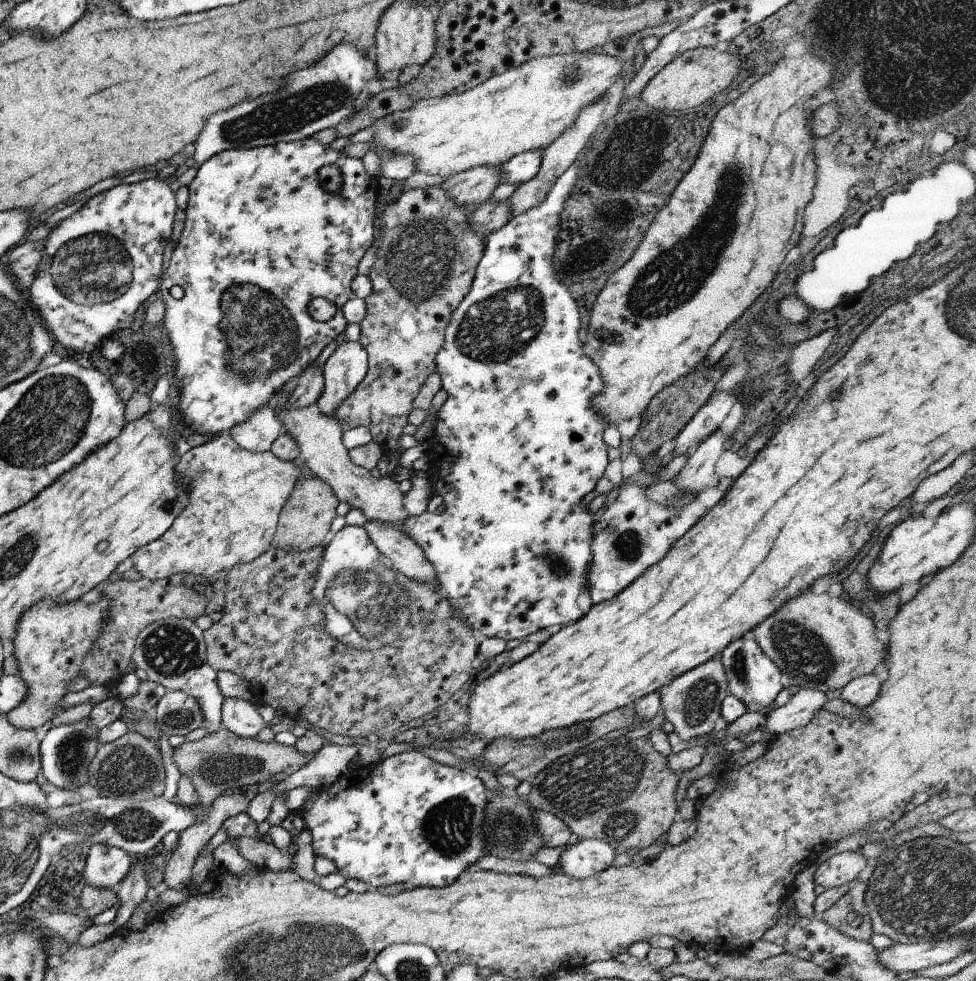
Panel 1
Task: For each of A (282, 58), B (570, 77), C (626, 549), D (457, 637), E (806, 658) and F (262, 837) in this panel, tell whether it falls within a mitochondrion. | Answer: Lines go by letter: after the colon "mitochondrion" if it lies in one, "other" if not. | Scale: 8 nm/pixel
A: other
B: mitochondrion
C: mitochondrion
D: mitochondrion
E: mitochondrion
F: other

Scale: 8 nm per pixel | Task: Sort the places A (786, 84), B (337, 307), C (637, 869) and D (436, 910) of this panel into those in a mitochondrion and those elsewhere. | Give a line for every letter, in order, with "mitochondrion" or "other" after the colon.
A: other
B: other
C: other
D: other

